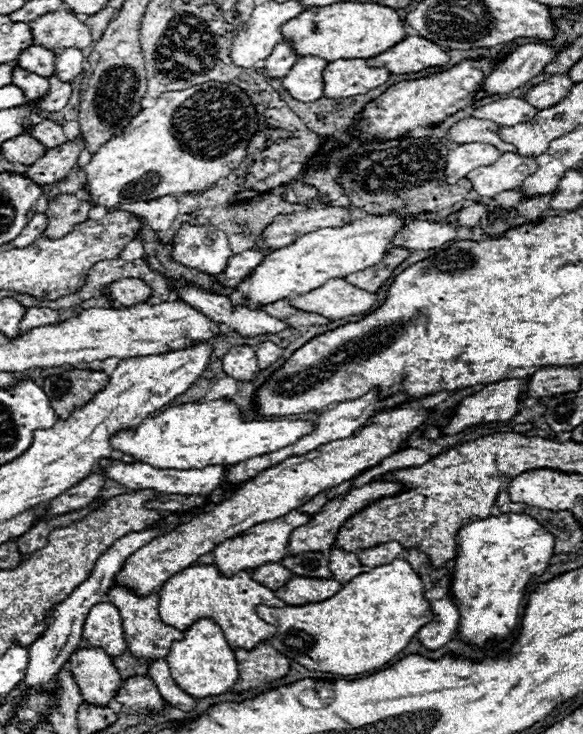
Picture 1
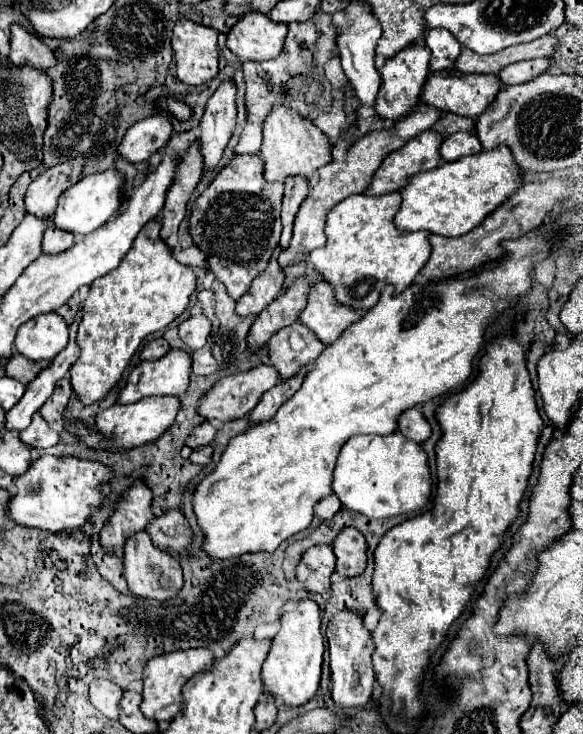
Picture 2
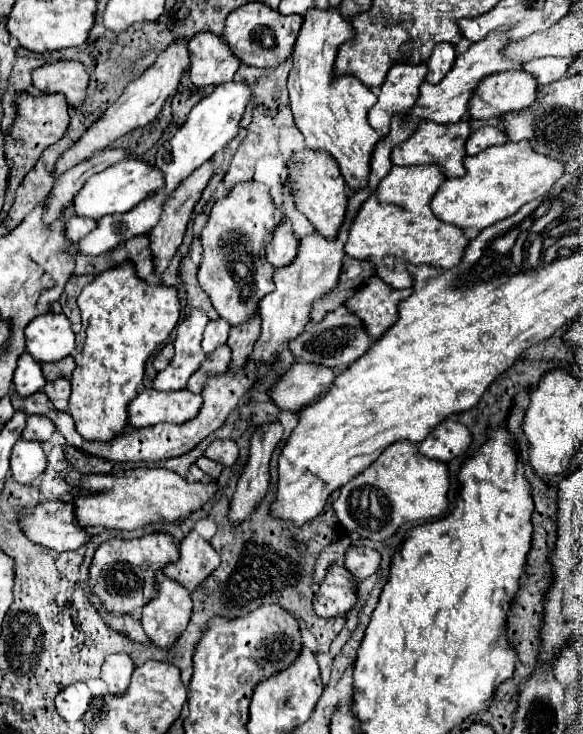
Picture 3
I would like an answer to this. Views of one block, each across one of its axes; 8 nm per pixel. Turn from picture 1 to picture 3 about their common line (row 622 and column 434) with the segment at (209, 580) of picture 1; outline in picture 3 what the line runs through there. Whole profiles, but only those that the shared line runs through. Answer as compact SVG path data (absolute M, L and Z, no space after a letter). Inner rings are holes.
M394 166L392 172L388 172L378 184L376 192L360 206L358 216L350 226L350 236L344 252L354 260L370 260L376 266L376 276L396 290L412 286L412 278L404 268L406 264L430 264L442 270L456 266L468 246L468 238L464 236L464 230L444 224L430 210L430 198L436 194L442 182L444 176L436 166Z

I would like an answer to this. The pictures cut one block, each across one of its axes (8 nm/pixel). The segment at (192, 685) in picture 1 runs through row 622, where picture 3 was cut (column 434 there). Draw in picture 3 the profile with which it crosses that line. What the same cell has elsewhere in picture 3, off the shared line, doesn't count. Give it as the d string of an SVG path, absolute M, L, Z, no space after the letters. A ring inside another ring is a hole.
M526 140L506 142L486 148L476 156L466 156L464 168L466 176L444 180L430 202L430 208L438 220L462 230L484 230L490 224L516 214L524 204L544 196L564 174L564 166L560 162L536 154Z

